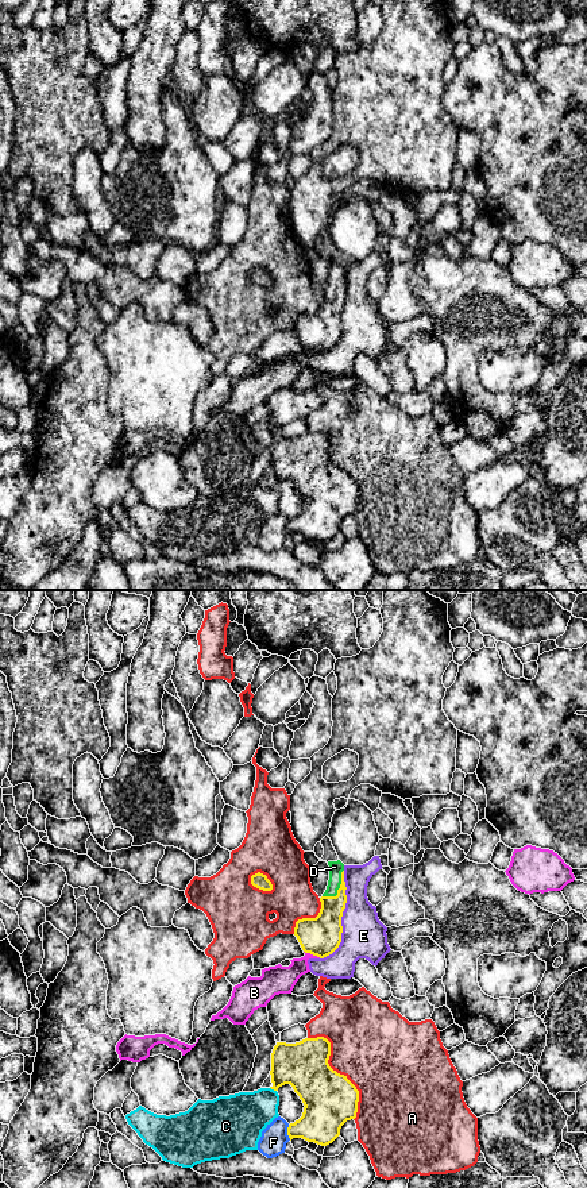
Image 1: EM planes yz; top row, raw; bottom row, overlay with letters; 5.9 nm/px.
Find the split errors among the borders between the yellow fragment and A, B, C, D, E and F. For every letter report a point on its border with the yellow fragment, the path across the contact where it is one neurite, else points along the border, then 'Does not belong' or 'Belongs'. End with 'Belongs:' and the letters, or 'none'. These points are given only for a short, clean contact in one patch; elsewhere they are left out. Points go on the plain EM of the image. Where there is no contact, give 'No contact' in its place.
A: Touches yellow at yz (335, 466). Does not belong
B: Touches yellow at yz (312, 348). Does not belong
C: Touches yellow at yz (273, 483). Does not belong
D: Touches yellow at yz (339, 284). Path across: yz (325, 323), (339, 284), (335, 262). Belongs
E: Touches yellow at yz (340, 313). Does not belong
F: Touches yellow at yz (288, 528). Does not belong
Belongs: D

